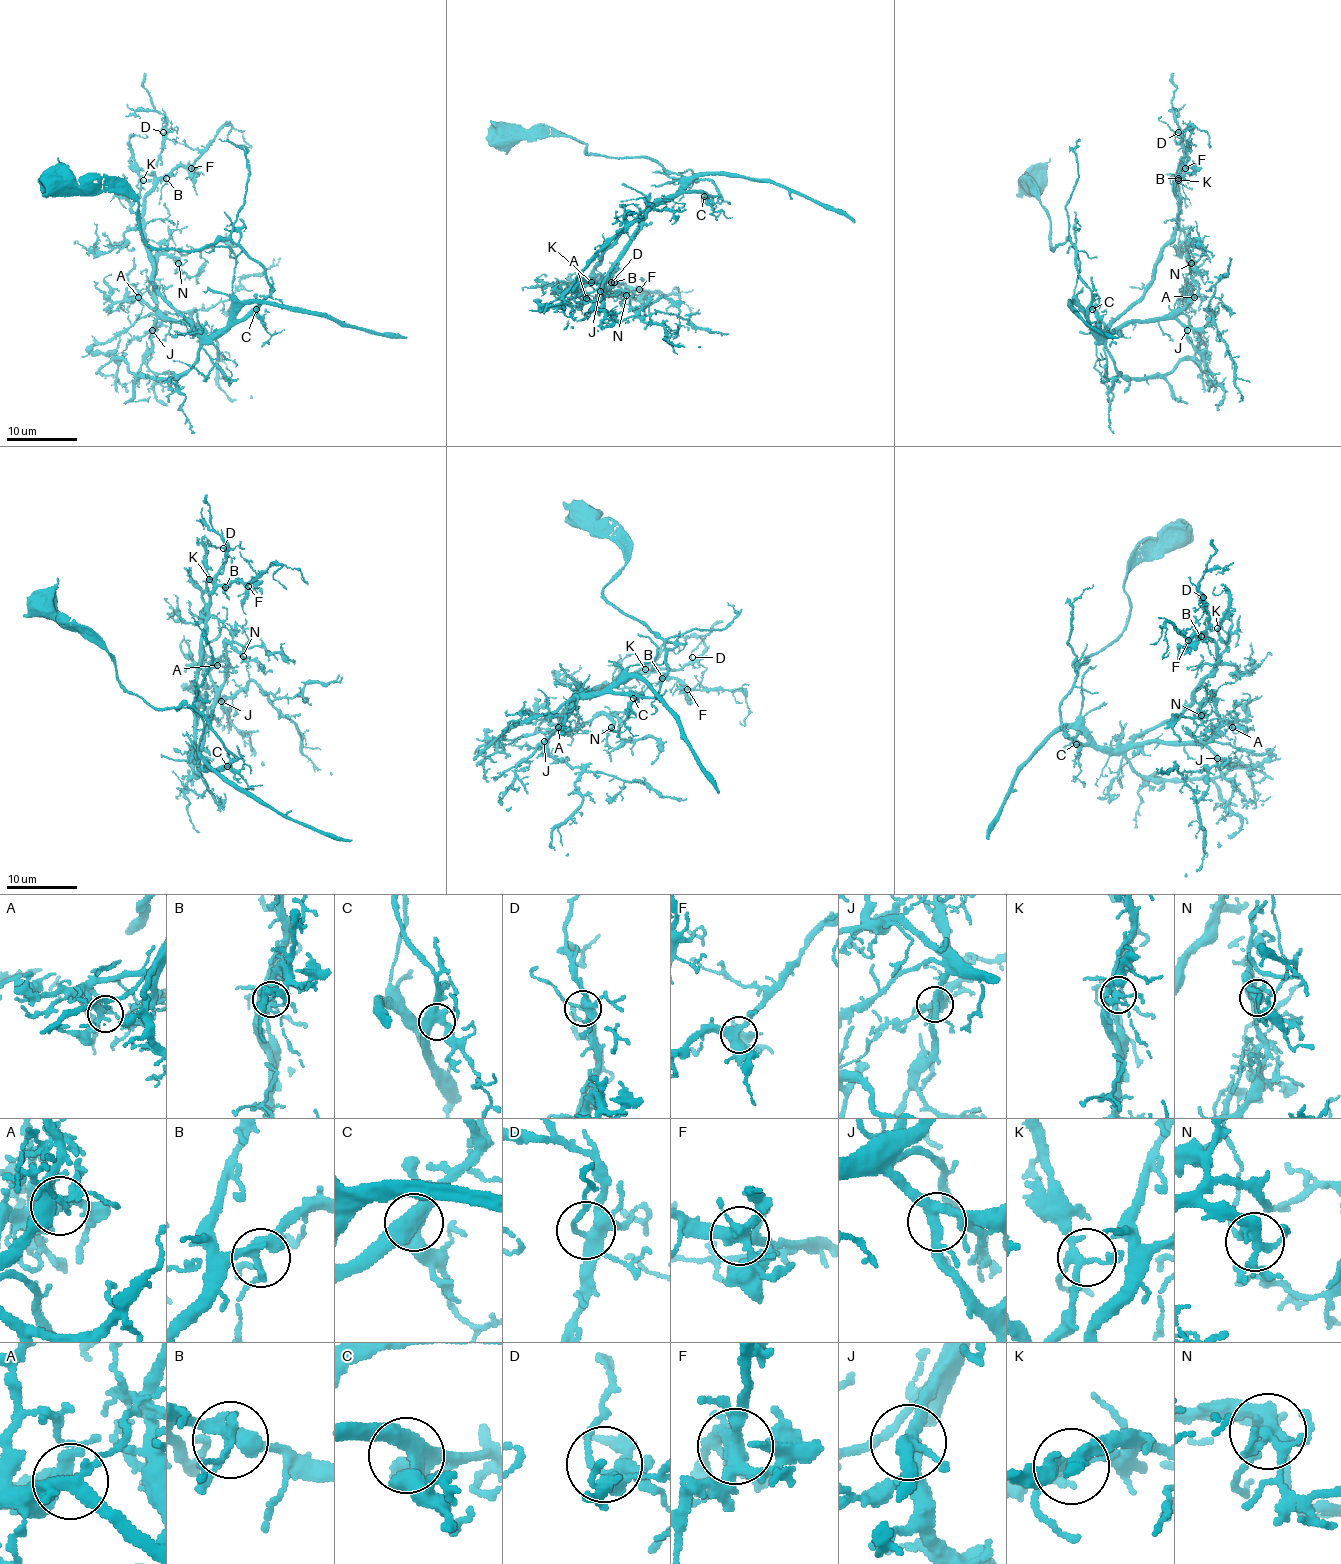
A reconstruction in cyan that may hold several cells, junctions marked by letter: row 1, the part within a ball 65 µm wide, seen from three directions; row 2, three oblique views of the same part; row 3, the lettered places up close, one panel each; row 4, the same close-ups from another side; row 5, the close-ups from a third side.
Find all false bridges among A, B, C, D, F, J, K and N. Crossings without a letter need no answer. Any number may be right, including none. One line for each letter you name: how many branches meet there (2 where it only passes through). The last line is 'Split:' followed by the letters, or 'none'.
Split: none

